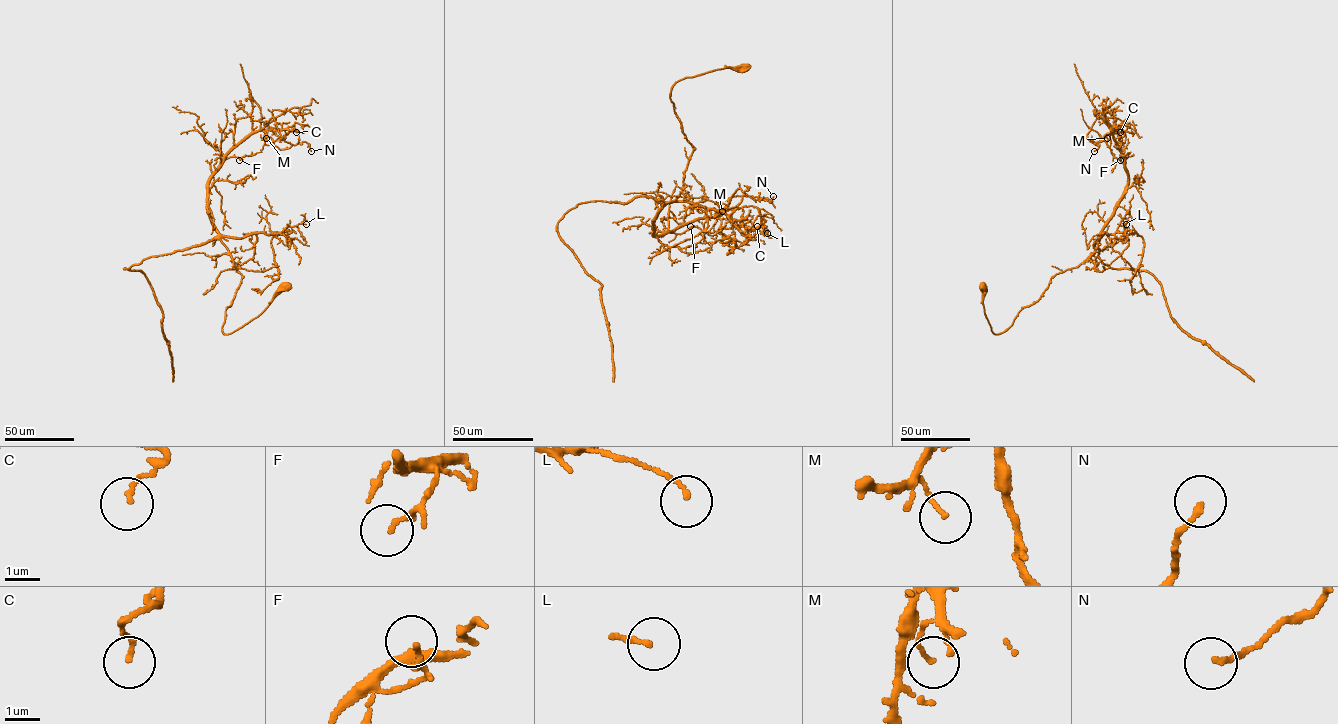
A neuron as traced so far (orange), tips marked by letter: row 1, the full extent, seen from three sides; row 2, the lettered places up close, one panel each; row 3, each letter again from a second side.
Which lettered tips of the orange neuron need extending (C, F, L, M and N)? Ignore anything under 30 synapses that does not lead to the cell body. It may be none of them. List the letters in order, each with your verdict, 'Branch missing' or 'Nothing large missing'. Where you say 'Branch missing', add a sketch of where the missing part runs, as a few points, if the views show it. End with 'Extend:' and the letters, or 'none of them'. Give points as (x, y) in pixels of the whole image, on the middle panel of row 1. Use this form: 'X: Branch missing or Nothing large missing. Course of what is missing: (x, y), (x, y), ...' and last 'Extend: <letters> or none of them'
C: Nothing large missing
F: Nothing large missing
L: Nothing large missing
M: Nothing large missing
N: Nothing large missing
Extend: none of them

